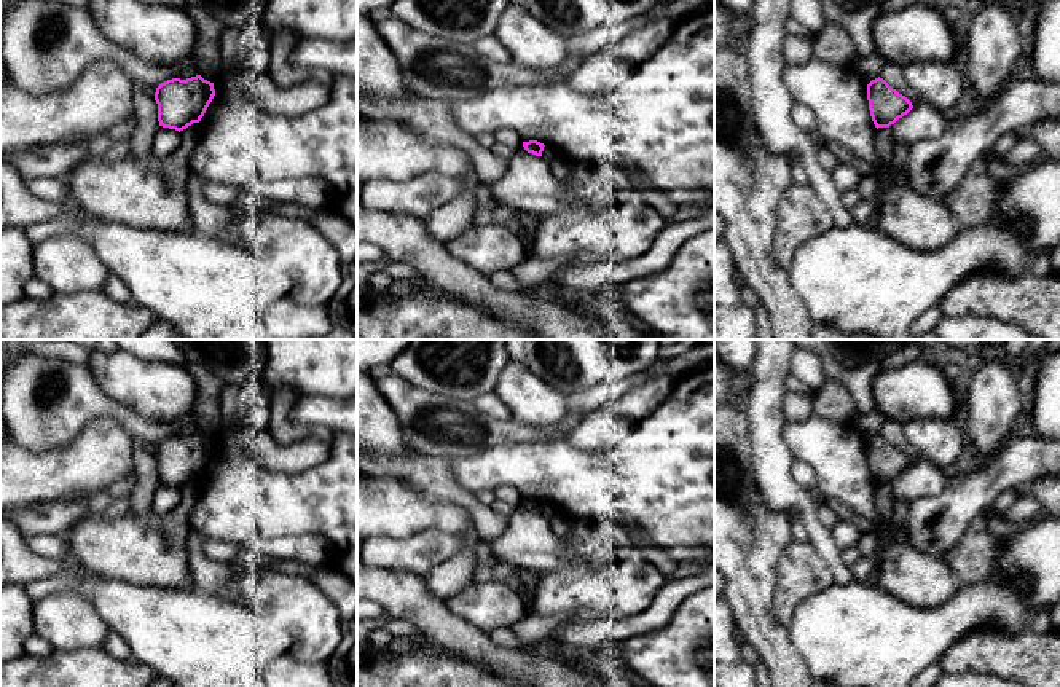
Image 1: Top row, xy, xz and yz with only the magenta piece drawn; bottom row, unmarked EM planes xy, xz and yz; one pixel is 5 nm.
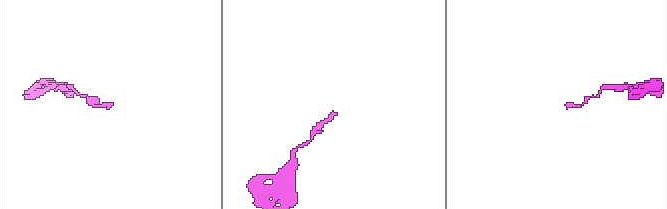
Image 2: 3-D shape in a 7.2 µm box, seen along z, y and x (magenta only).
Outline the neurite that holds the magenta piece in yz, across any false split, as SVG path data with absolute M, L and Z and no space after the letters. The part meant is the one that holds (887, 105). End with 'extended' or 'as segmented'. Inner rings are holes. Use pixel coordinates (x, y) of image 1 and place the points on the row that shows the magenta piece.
M880 77L867 84L867 100L877 129L889 128L913 108L905 96L899 94Z; as segmented

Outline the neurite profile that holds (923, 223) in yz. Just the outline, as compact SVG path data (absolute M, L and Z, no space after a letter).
M889 128L875 132L878 164L854 161L861 175L878 182L878 230L894 241L929 252L942 249L961 230L944 201L921 196L912 190L904 169L893 166L893 137Z

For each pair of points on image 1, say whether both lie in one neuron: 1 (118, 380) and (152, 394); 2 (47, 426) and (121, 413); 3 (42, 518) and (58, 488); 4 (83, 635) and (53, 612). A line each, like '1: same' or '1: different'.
1: same
2: same
3: different
4: same

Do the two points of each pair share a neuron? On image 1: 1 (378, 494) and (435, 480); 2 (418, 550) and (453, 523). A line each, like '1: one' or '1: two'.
1: two
2: two

